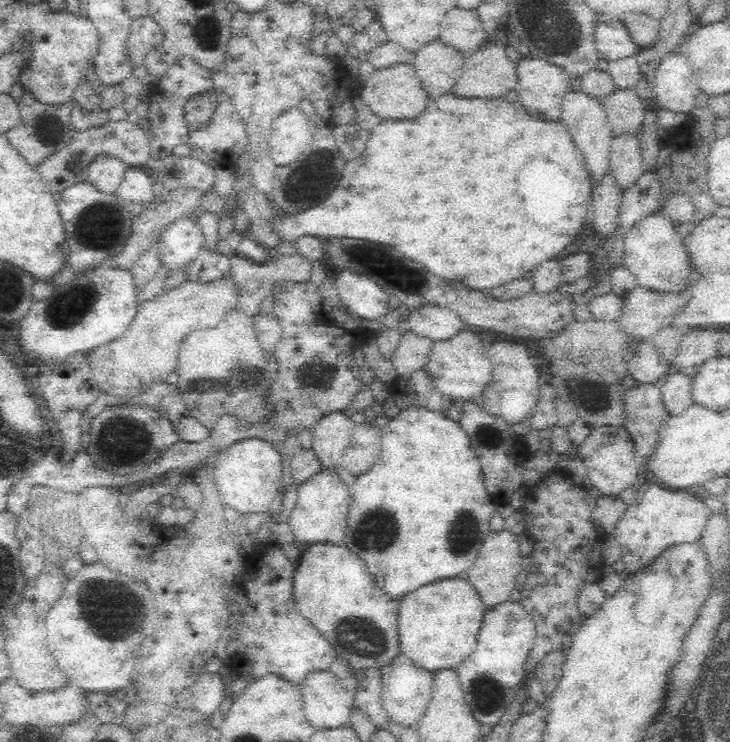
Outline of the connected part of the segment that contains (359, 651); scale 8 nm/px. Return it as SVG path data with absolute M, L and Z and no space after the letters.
M318 545L310 550L296 552L298 570L296 570L296 606L310 624L320 630L320 634L328 639L336 650L337 661L343 661L346 668L355 671L360 677L368 670L381 670L390 666L403 654L398 632L398 602L390 600L385 592L377 586L373 576L368 574L364 562L360 558L348 554L344 548L330 545Z

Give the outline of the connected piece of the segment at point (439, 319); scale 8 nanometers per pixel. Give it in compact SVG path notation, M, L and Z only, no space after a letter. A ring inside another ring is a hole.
M424 306L417 312L400 314L399 320L403 329L416 336L446 341L458 332L466 330L465 323L458 316L448 308Z

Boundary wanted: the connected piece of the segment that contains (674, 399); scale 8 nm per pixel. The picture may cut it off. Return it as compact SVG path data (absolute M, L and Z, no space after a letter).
M670 371L658 382L662 408L668 417L690 406L691 384L691 371Z

